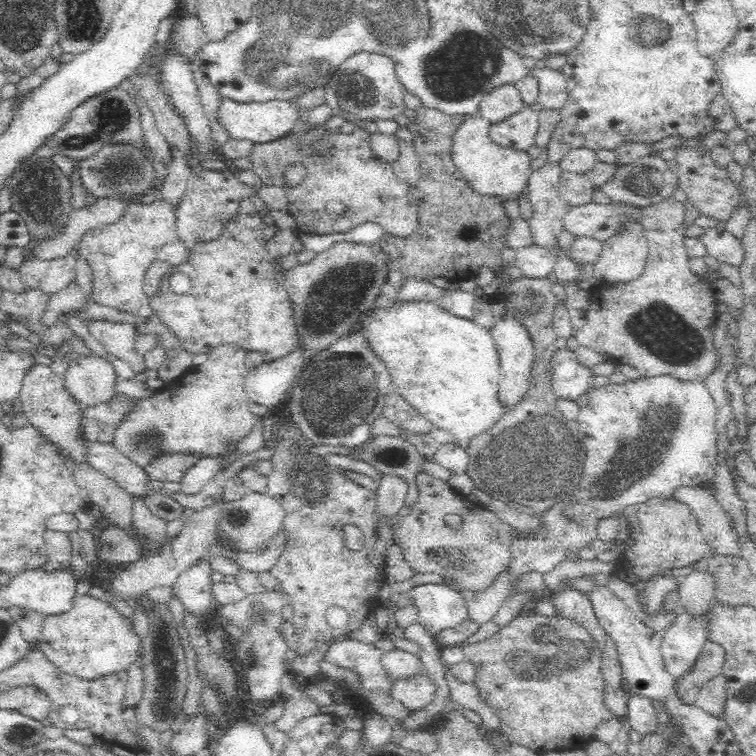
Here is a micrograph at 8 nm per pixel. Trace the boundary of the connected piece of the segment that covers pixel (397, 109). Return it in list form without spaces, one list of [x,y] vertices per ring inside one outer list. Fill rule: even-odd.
[[[363,54],[352,56],[340,65],[338,76],[330,80],[330,88],[338,98],[338,109],[353,114],[360,122],[376,122],[376,120],[393,120],[402,116],[405,105],[406,87],[397,75],[396,66],[386,56]]]

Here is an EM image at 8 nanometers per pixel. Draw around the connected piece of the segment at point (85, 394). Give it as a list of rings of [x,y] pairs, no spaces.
[[[76,355],[63,377],[76,400],[88,407],[100,402],[107,403],[117,392],[119,377],[105,356]]]

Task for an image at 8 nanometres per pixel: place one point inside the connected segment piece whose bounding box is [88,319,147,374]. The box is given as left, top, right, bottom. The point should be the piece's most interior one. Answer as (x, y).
(117, 338)

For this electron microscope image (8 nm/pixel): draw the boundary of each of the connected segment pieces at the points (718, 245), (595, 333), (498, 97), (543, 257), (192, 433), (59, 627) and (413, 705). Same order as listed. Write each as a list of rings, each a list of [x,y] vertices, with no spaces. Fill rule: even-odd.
[[[725,228],[704,229],[700,237],[707,248],[707,254],[714,256],[718,263],[734,266],[739,270],[745,261],[746,251],[740,238]]]
[[[666,199],[646,208],[643,231],[649,253],[644,276],[634,284],[598,286],[589,291],[590,306],[585,311],[585,323],[573,336],[580,345],[607,353],[638,370],[641,377],[670,376],[682,382],[704,382],[716,370],[718,352],[714,346],[714,324],[718,300],[710,287],[710,280],[690,270],[684,246],[684,207],[680,201]]]
[[[503,84],[483,97],[478,115],[490,122],[491,126],[512,118],[528,106],[515,84]]]
[[[540,245],[525,246],[515,250],[516,264],[525,278],[547,279],[556,266],[555,255]]]
[[[224,342],[207,355],[208,362],[194,368],[187,378],[167,384],[149,399],[137,401],[137,409],[120,425],[113,442],[120,453],[144,468],[157,453],[162,452],[216,456],[221,452],[224,440],[230,436],[244,438],[252,430],[256,415],[251,413],[249,396],[245,393],[244,376],[248,374],[244,368],[246,350],[234,342]]]
[[[78,595],[72,611],[43,619],[41,638],[36,647],[62,672],[91,681],[127,672],[132,665],[138,665],[142,639],[132,619],[122,616],[103,598],[96,600],[89,595]]]
[[[424,670],[408,678],[391,678],[388,692],[410,712],[421,710],[434,700],[437,686]]]

